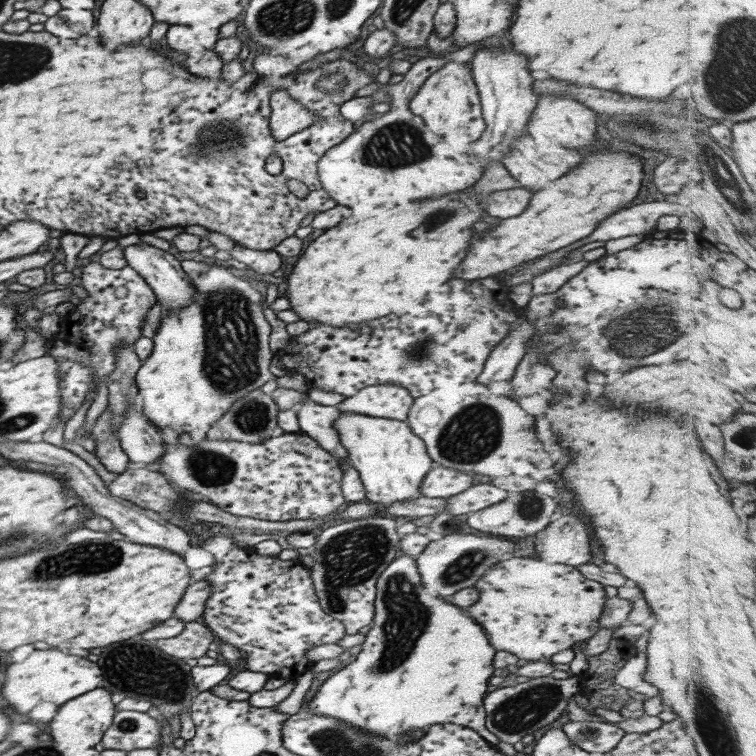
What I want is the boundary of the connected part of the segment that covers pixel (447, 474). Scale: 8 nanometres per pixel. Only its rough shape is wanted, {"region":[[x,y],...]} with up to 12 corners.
{"region":[[429,470],[422,497],[450,498],[472,485],[472,474]]}

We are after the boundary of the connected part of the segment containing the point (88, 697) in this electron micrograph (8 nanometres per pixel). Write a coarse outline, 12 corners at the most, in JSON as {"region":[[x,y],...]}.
{"region":[[101,686],[74,697],[46,724],[48,737],[94,747],[117,709]]}

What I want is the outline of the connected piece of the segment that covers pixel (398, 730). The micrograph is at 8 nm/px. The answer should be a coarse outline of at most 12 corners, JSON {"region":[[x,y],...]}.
{"region":[[400,554],[304,709],[394,742],[485,725],[484,626]]}

